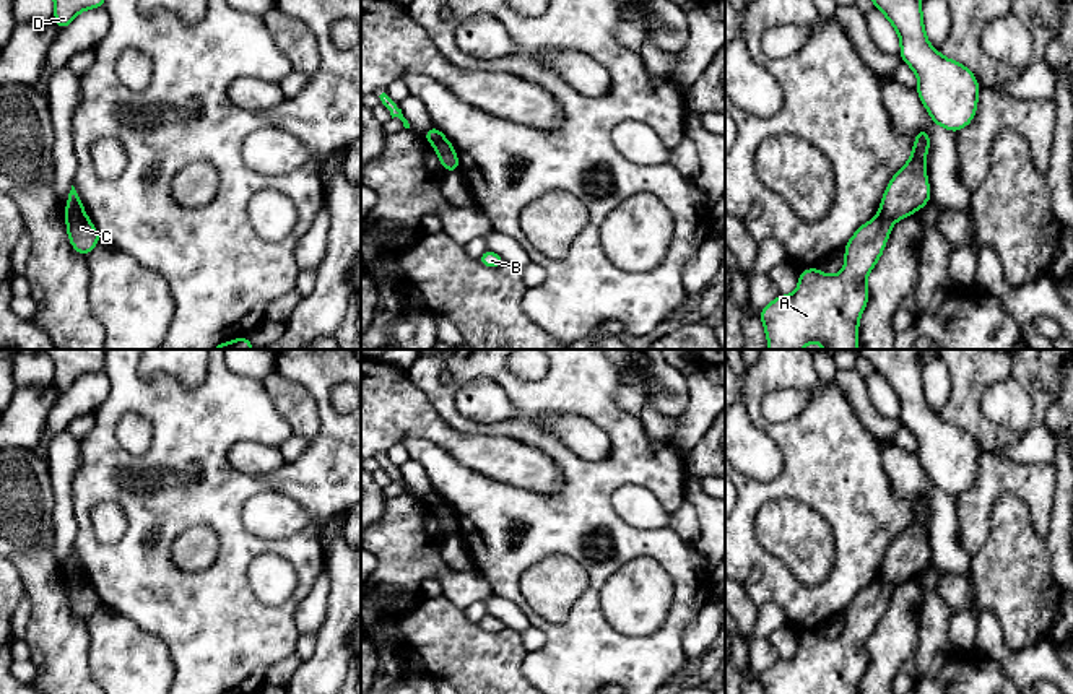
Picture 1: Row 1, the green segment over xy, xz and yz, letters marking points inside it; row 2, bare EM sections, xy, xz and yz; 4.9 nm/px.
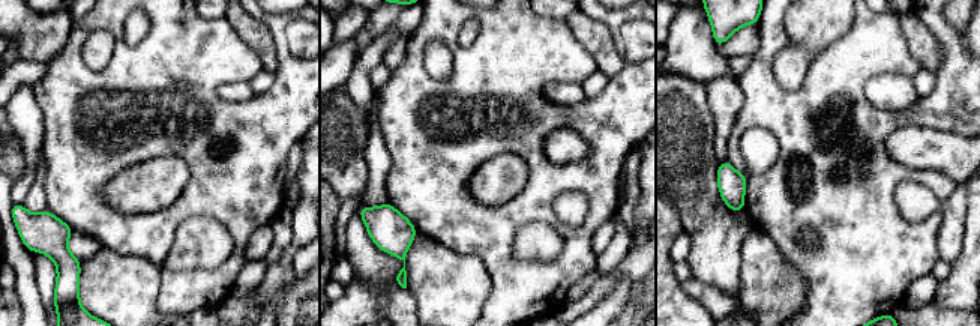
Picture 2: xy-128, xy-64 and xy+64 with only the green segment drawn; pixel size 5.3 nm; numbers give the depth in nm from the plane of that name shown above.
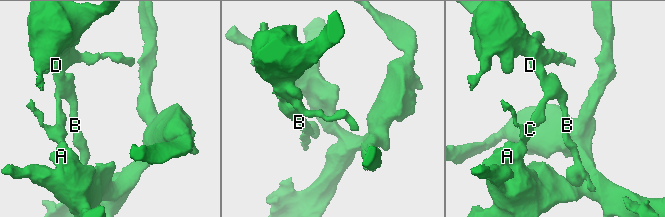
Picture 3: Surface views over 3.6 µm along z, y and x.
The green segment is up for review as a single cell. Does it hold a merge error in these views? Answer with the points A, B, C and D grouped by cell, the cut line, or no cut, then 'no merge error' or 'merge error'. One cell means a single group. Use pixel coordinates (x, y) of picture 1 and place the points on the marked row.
A C / B D | xy (65, 208), (83, 213) | merge error

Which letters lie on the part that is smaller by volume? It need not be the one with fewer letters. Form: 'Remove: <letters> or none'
Remove: B, D

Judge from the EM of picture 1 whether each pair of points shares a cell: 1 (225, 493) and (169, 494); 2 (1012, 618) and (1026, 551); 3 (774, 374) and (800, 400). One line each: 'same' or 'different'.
1: same
2: same
3: different

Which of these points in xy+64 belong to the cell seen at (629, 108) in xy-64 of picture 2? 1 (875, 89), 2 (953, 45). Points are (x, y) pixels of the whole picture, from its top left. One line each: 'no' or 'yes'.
1: no
2: yes

